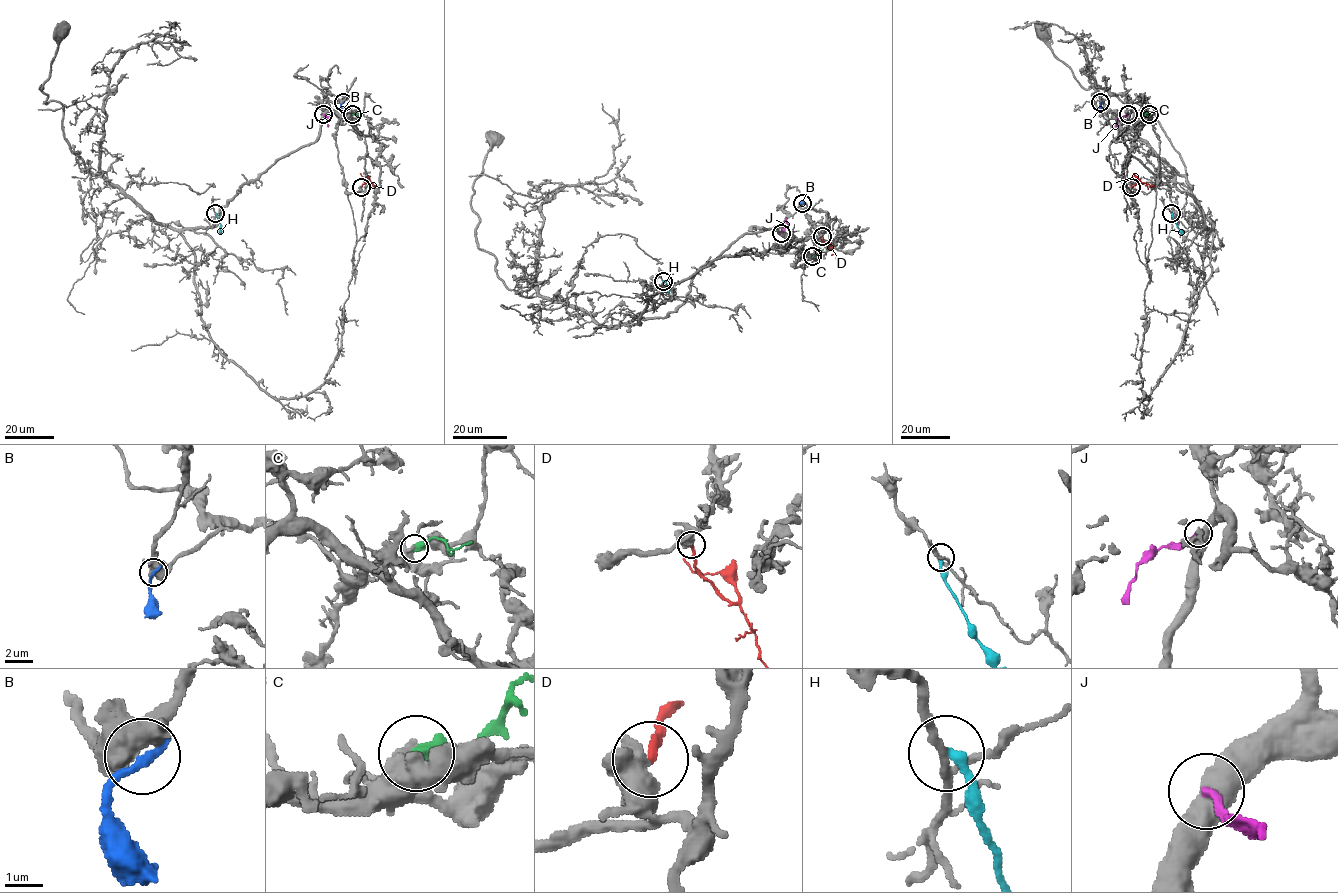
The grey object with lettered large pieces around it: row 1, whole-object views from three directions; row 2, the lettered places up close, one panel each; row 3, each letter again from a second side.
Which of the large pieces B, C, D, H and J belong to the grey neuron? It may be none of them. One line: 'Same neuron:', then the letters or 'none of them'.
Same neuron: none of them

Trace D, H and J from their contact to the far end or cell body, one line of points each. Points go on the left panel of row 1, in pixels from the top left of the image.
D: (361, 187), (369, 180), (360, 173)
H: (215, 213), (221, 234)
J: (323, 114), (328, 120), (328, 127)

